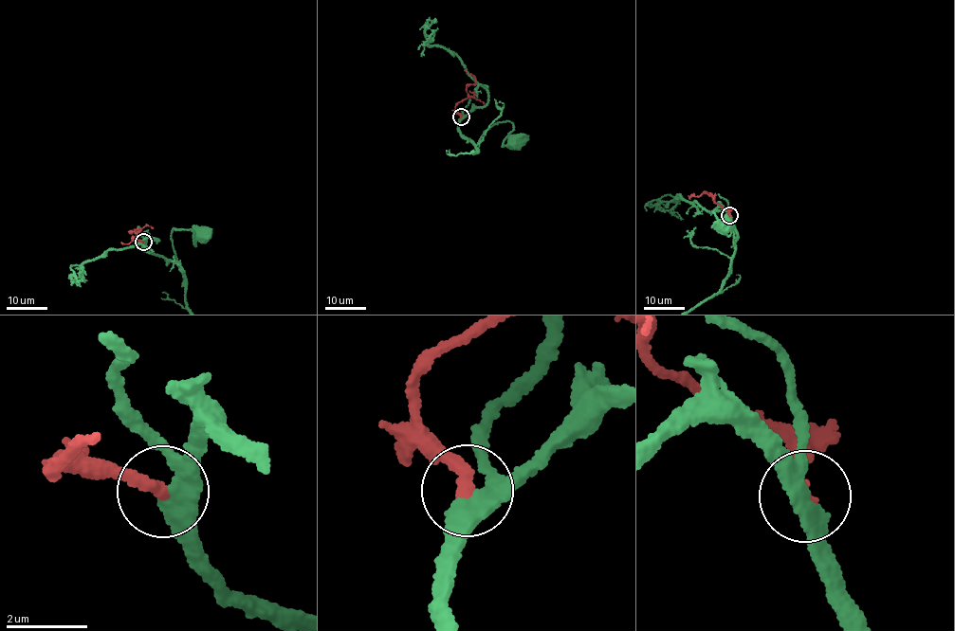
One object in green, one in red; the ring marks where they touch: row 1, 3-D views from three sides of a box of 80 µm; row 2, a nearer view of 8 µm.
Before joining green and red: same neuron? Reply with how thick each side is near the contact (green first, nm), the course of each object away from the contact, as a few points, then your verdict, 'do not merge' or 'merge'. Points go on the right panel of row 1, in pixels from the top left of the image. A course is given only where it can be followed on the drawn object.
calibres 320 and 340 nm; course green (729, 215), (737, 237), (734, 245), (731, 216), (724, 211), (713, 211), (720, 225), (719, 228), (723, 227); course red (729, 215), (727, 208), (712, 195), (704, 192), (689, 199), (690, 194); do not merge

